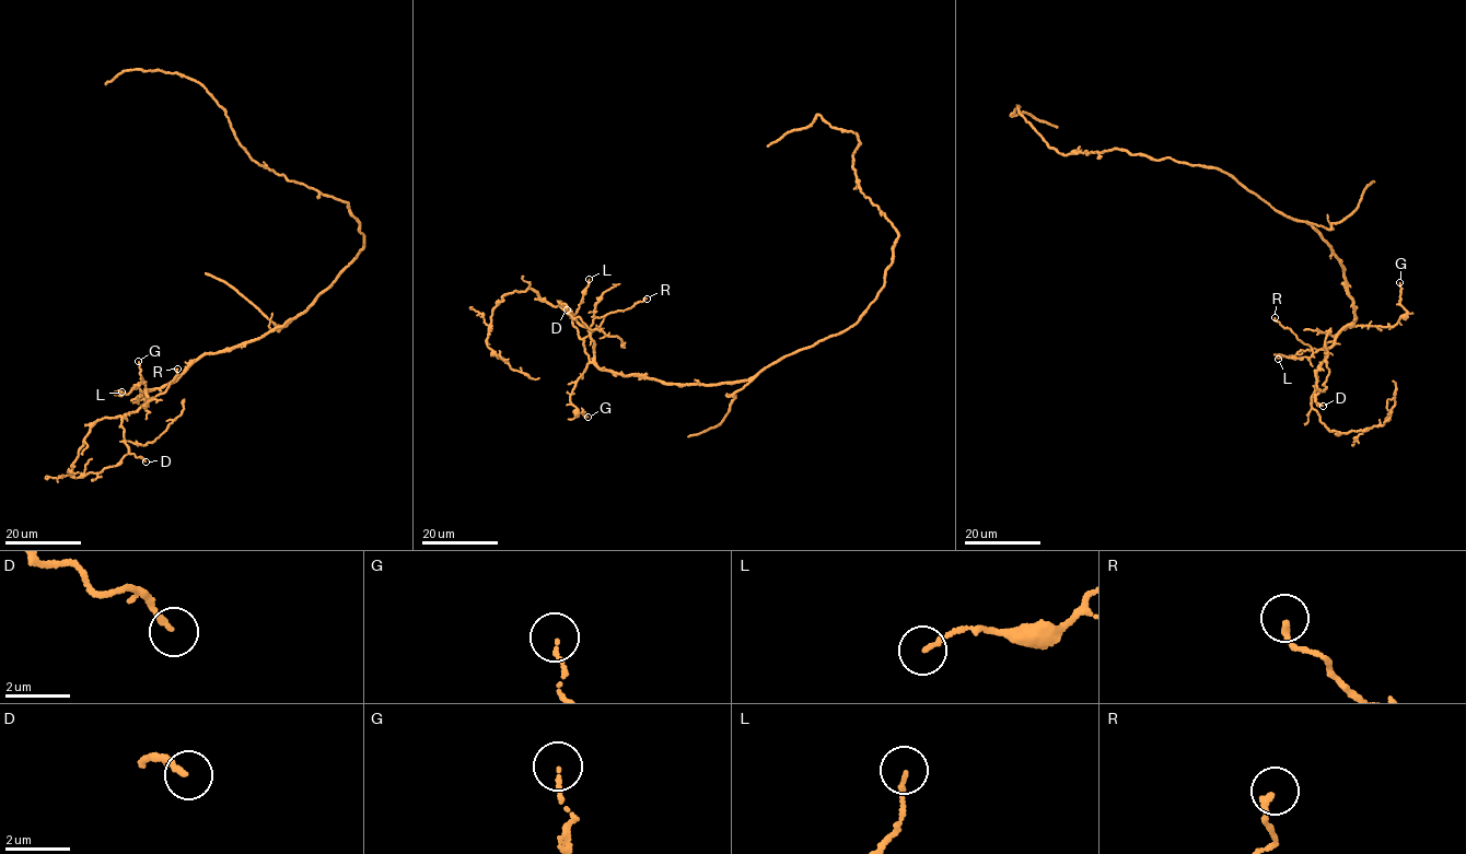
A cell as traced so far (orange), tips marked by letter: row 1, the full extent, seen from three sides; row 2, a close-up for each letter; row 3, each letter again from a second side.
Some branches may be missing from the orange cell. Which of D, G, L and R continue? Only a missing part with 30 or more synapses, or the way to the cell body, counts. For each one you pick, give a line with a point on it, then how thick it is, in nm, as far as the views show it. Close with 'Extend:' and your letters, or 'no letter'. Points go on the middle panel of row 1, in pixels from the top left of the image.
Extend: no letter

